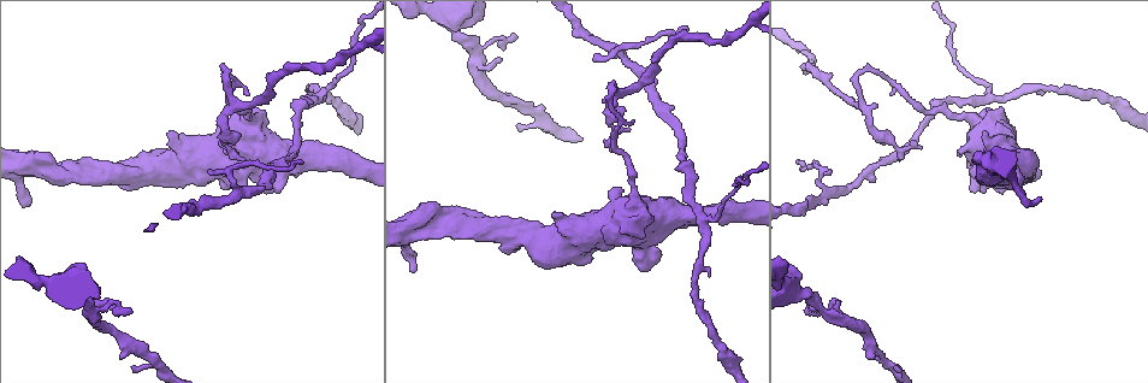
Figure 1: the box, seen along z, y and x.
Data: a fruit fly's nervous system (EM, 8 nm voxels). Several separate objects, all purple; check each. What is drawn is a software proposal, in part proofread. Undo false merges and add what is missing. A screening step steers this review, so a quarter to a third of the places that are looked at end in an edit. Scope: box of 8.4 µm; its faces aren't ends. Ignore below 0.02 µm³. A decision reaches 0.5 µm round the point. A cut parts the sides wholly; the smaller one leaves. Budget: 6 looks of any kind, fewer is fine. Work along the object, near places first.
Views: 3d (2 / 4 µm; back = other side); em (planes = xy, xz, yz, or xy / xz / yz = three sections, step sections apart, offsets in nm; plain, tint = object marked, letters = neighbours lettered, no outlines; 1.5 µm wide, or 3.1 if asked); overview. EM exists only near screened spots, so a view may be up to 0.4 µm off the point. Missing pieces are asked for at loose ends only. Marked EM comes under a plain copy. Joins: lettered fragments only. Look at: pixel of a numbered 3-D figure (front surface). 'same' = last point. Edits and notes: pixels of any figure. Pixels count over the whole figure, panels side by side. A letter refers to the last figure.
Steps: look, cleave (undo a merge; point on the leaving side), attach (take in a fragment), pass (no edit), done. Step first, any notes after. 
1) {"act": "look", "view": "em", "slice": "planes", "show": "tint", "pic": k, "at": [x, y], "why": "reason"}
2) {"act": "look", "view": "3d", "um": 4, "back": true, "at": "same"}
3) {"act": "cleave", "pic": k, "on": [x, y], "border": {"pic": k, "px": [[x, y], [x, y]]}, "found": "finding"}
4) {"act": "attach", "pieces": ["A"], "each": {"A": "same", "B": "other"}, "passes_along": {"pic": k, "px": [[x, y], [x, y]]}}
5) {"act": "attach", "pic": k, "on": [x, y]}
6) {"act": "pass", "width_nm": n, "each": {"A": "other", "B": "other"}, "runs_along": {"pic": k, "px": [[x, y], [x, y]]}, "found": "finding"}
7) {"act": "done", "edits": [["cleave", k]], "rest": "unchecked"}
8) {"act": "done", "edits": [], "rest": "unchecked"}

{"act": "look", "view": "3d", "um": 4, "pic": 1, "at": [320, 97]}

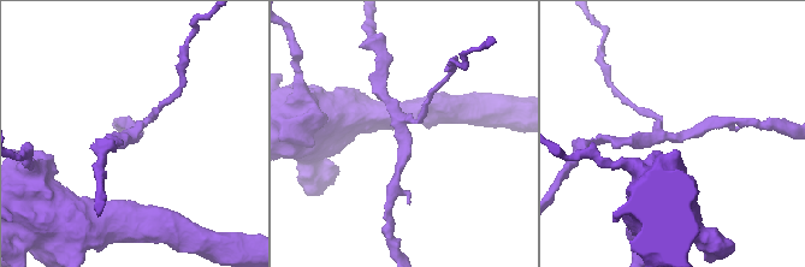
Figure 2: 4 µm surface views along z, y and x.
{"act": "look", "view": "em", "slice": "yz", "step": 8, "show": "tint", "pic": 2, "at": [130, 134], "arms": 3, "why": "need the tissue"}

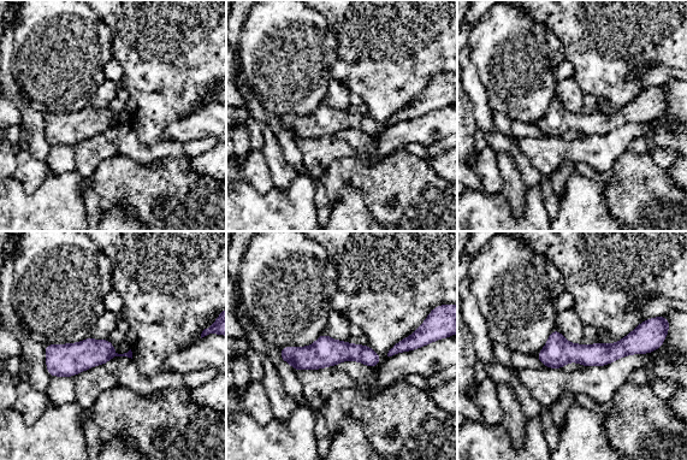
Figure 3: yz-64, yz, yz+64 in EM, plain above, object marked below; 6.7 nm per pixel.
{"act": "look", "view": "em", "slice": "planes", "show": "letters", "at": "same", "why": "cut it another way"}

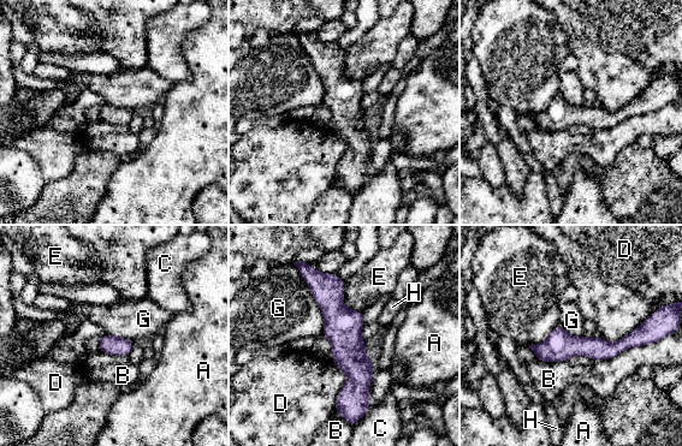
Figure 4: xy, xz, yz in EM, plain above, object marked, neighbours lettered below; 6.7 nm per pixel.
{"act": "pass", "each": {"A": "other", "B": "other", "C": "other", "D": "other", "E": "other", "G": "other", "H": "other"}, "runs_along": {"pic": 4, "px": [[316, 274], [354, 362], [350, 412]]}, "found": "all the same neuron"}

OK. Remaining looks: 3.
{"act": "look", "view": "3d", "um": 4, "pic": 1, "at": [225, 187], "why": "stops while still wide"}

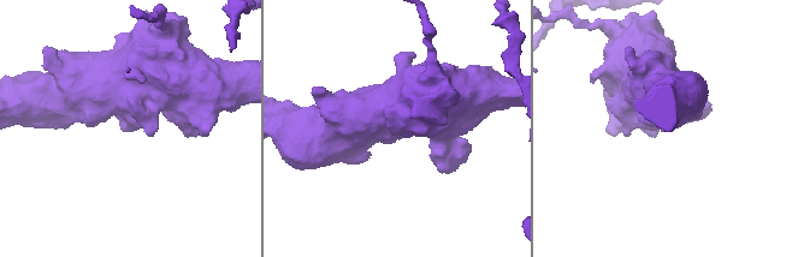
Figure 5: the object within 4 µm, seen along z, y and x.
{"act": "look", "view": "em", "slice": "planes", "show": "tint", "pic": 5, "at": [123, 128]}

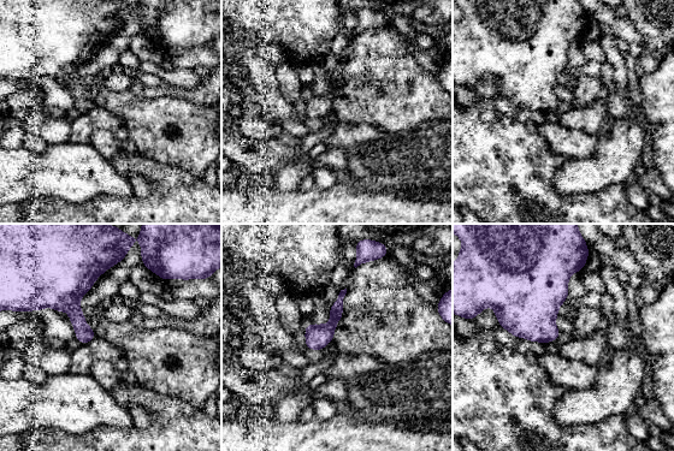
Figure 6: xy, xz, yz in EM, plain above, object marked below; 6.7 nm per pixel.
{"act": "look", "view": "em", "slice": "planes", "show": "letters", "at": "same", "why": "what lies round it"}

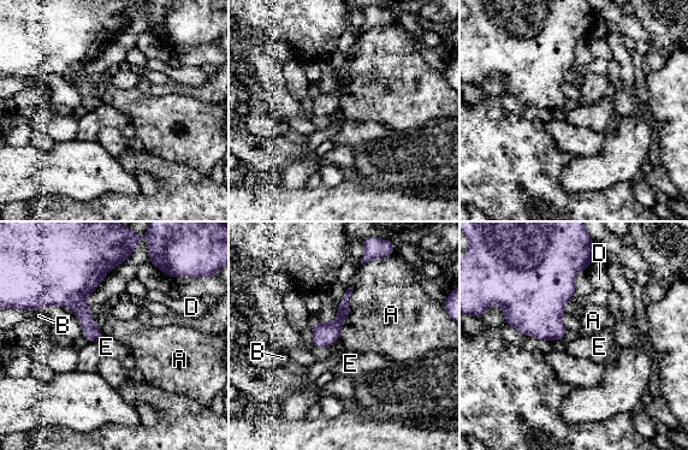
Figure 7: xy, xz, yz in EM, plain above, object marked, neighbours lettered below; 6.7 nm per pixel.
{"act": "pass", "each": {"A": "other", "B": "other", "D": "other", "E": "other"}, "border": {"pic": 7, "px": [[102, 333], [89, 342]]}, "found": "none of them fits"}

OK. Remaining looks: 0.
{"act": "done", "edits": [], "rest": "unchecked"}

